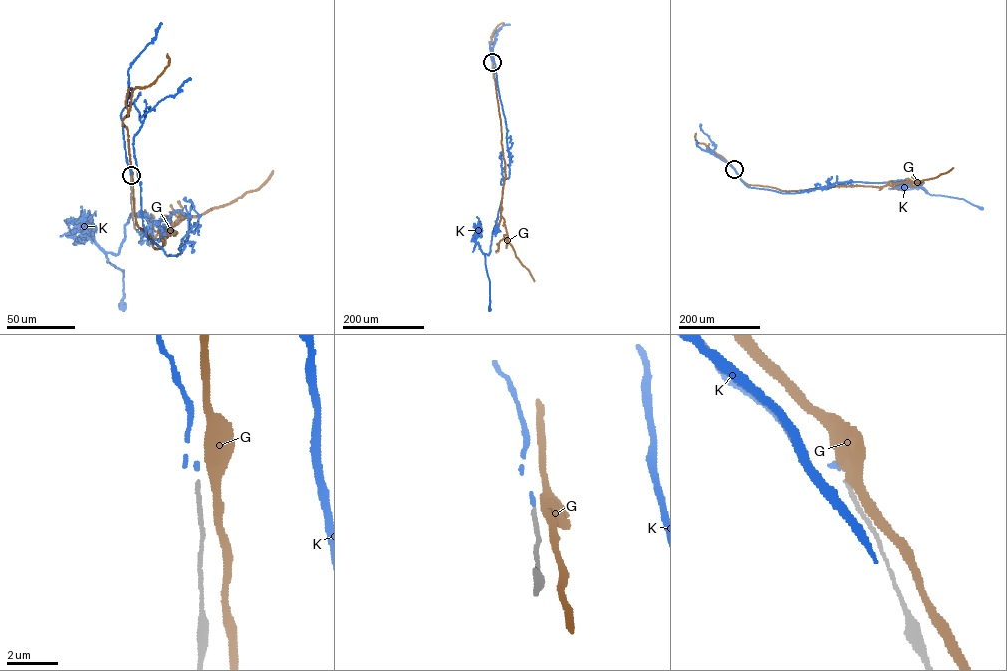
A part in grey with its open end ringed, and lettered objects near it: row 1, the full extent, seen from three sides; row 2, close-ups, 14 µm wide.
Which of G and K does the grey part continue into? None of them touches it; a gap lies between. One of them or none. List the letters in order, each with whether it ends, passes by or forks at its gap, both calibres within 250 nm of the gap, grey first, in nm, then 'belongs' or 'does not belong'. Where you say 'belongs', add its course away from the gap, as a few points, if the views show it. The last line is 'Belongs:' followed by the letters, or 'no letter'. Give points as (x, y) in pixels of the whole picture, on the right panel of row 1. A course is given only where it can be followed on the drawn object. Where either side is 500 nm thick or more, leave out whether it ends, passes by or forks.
G: it passes by | 140/400 nm | does not belong
K: it ends | 140/140 nm | belongs | via (734, 169), (715, 148), (710, 153), (748, 187), (795, 193), (850, 179), (908, 181), (981, 208)
Belongs: K

